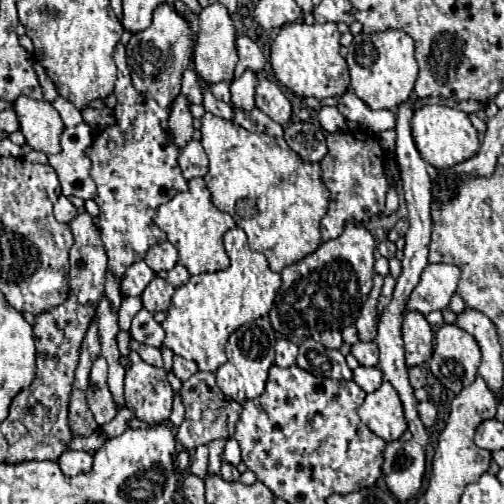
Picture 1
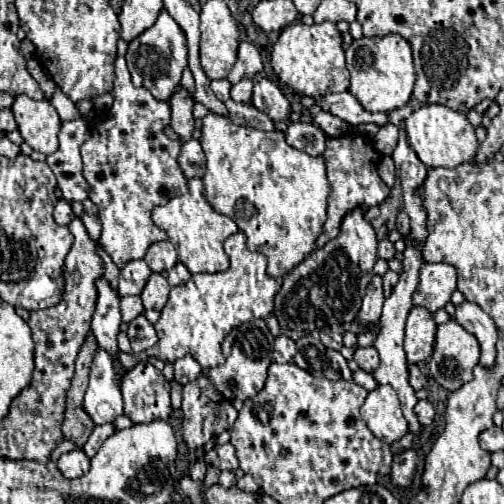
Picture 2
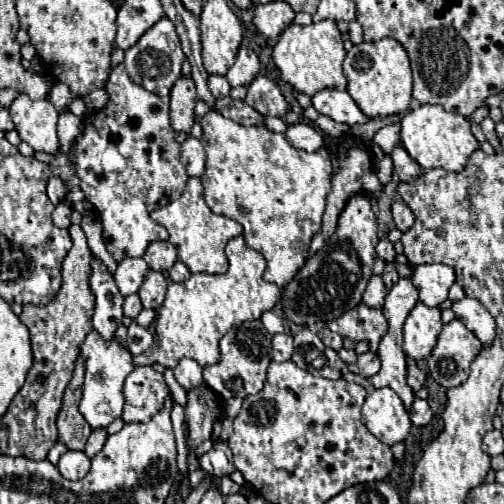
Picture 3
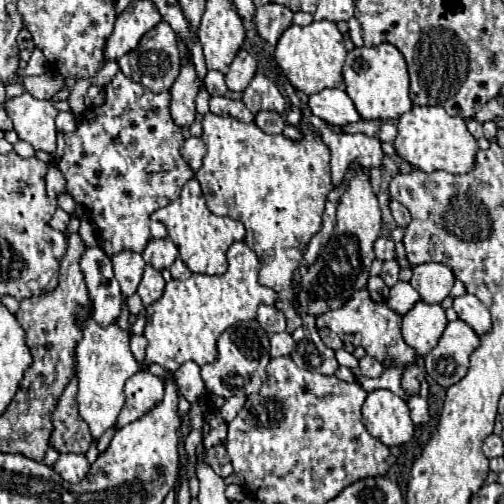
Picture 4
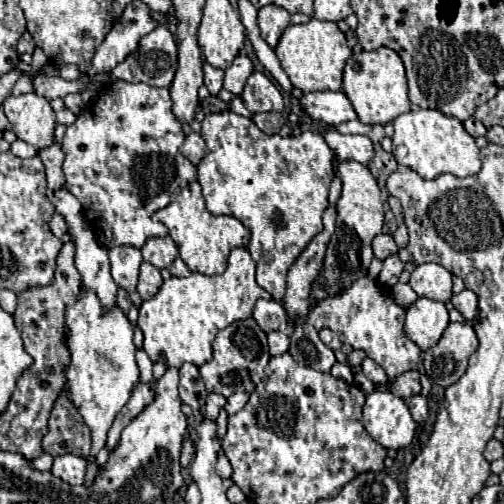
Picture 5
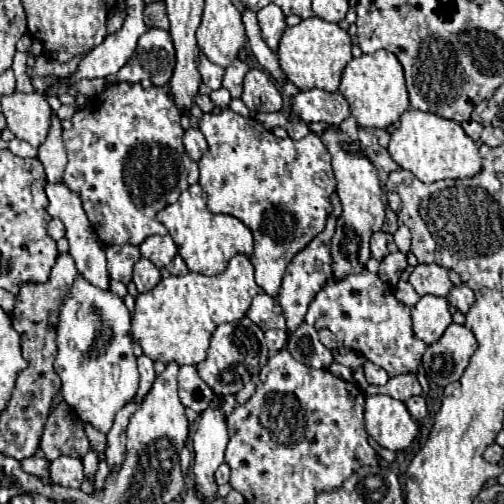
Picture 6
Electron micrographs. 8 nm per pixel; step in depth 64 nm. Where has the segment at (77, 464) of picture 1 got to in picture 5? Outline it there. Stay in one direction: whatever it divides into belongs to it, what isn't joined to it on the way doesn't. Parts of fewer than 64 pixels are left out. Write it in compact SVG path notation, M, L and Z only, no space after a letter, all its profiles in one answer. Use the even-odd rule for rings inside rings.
M62 454L54 458L54 466L52 466L52 474L62 478L68 484L82 484L84 482L84 474L86 474L86 458L80 456L72 456L72 454Z

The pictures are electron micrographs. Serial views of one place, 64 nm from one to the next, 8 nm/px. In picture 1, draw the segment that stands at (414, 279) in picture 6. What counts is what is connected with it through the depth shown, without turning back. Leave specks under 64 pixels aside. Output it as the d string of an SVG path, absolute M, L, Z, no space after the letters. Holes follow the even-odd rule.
M428 264L420 276L418 286L406 302L406 312L428 314L448 306L456 292L460 268L454 264Z

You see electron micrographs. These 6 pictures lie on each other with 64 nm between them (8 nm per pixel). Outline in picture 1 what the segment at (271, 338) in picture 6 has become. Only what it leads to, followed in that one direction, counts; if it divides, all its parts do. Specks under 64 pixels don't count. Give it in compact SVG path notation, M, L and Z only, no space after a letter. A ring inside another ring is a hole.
M278 340L278 344L276 344L276 366L288 368L288 366L296 364L296 356L298 356L298 346L294 342Z

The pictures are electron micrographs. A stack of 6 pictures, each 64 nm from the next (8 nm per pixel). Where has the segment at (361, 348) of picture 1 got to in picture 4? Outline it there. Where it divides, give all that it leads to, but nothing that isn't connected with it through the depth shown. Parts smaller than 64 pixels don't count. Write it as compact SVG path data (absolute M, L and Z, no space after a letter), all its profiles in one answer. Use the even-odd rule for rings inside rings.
M368 354L364 358L360 358L360 372L362 372L362 376L376 378L376 376L380 376L382 370L384 370L384 366L376 358L372 358Z

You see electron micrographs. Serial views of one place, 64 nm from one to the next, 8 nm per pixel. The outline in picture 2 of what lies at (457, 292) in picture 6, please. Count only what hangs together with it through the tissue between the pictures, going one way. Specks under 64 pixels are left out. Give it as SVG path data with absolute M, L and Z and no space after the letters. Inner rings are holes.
M464 302L462 306L456 308L456 322L478 338L480 348L482 348L480 366L490 370L496 360L496 324L494 324L494 320L478 304Z

